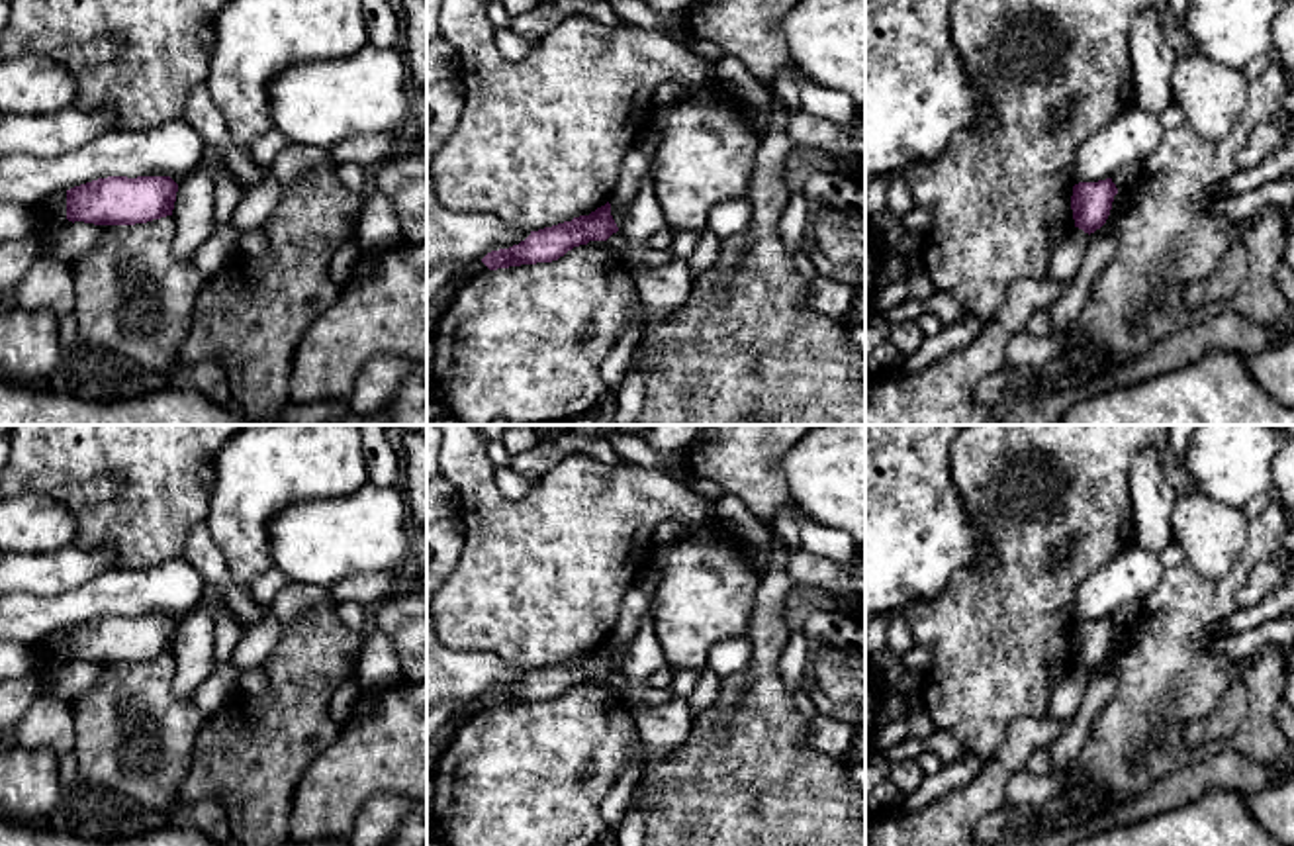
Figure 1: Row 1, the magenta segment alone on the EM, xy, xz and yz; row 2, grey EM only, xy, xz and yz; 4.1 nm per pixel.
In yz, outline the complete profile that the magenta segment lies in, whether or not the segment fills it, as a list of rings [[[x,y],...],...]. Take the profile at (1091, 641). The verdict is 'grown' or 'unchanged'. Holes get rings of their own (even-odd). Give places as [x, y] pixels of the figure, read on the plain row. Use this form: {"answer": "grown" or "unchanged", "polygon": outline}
{"answer": "unchanged", "polygon": [[[1112,617],[1075,623],[1071,634],[1075,666],[1088,674],[1100,668],[1110,654],[1116,633]]]}

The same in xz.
{"answer": "unchanged", "polygon": [[[611,642],[597,646],[589,654],[574,656],[552,666],[531,670],[531,674],[509,687],[487,691],[482,701],[489,709],[552,701],[564,695],[568,689],[589,680],[607,680],[619,666],[611,654]]]}

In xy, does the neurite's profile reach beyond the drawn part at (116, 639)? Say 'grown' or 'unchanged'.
unchanged

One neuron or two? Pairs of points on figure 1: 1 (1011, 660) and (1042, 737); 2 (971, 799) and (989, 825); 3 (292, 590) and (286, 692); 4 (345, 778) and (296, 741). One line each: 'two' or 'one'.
1: two
2: two
3: two
4: two

